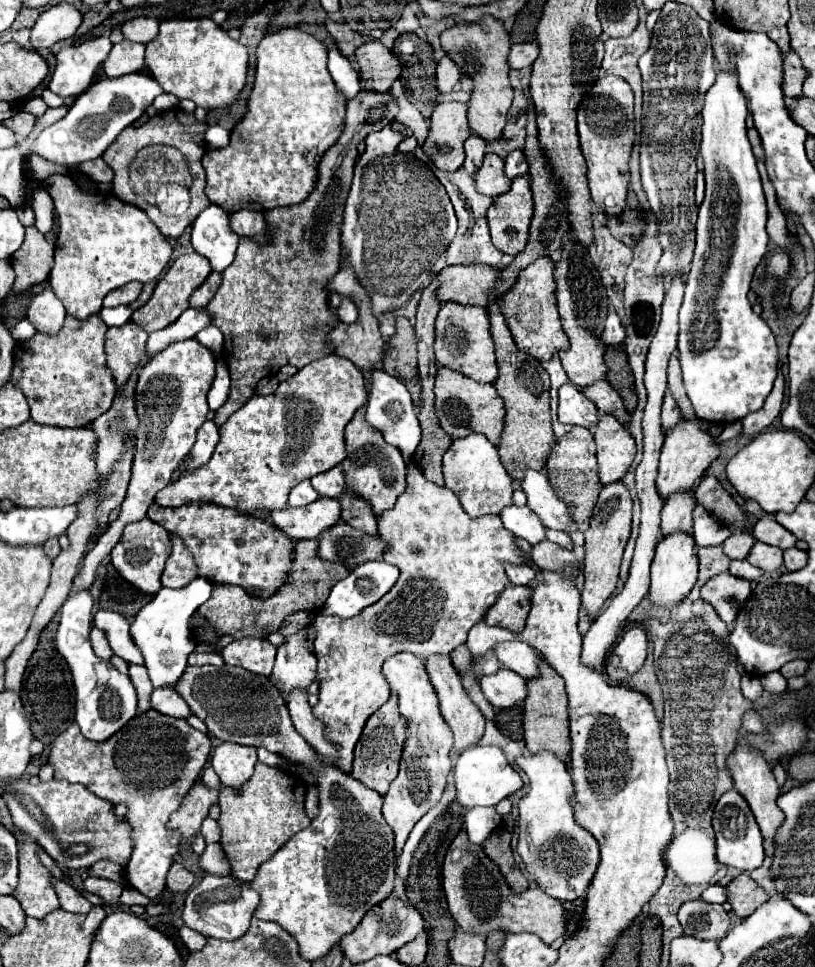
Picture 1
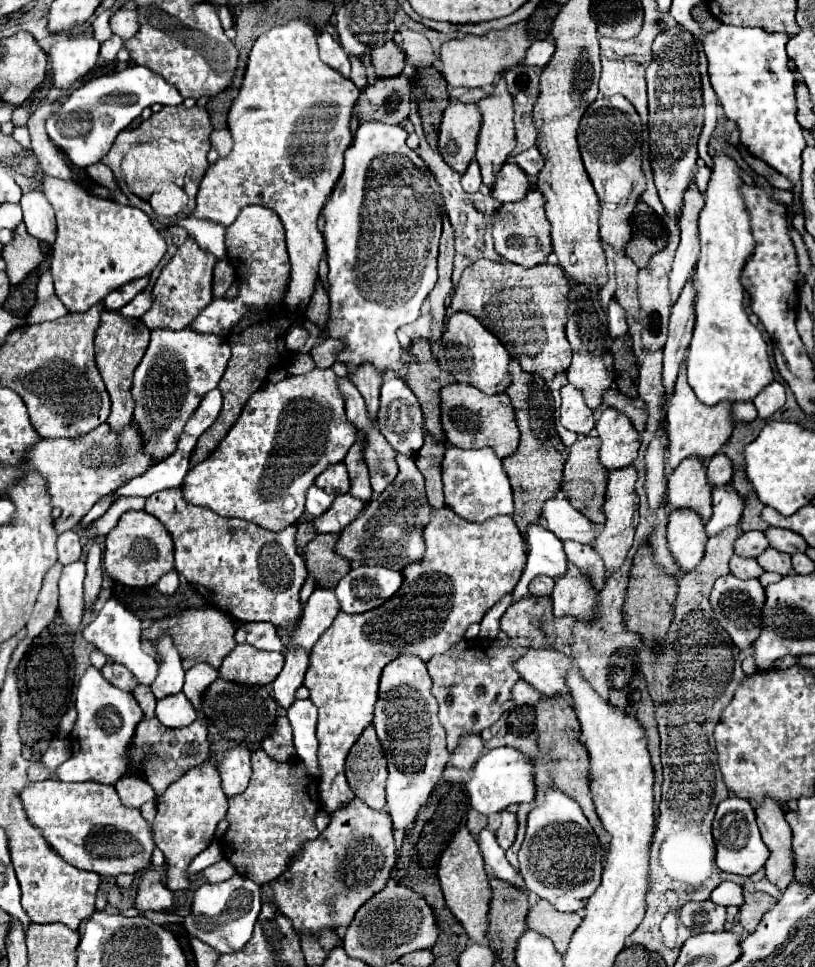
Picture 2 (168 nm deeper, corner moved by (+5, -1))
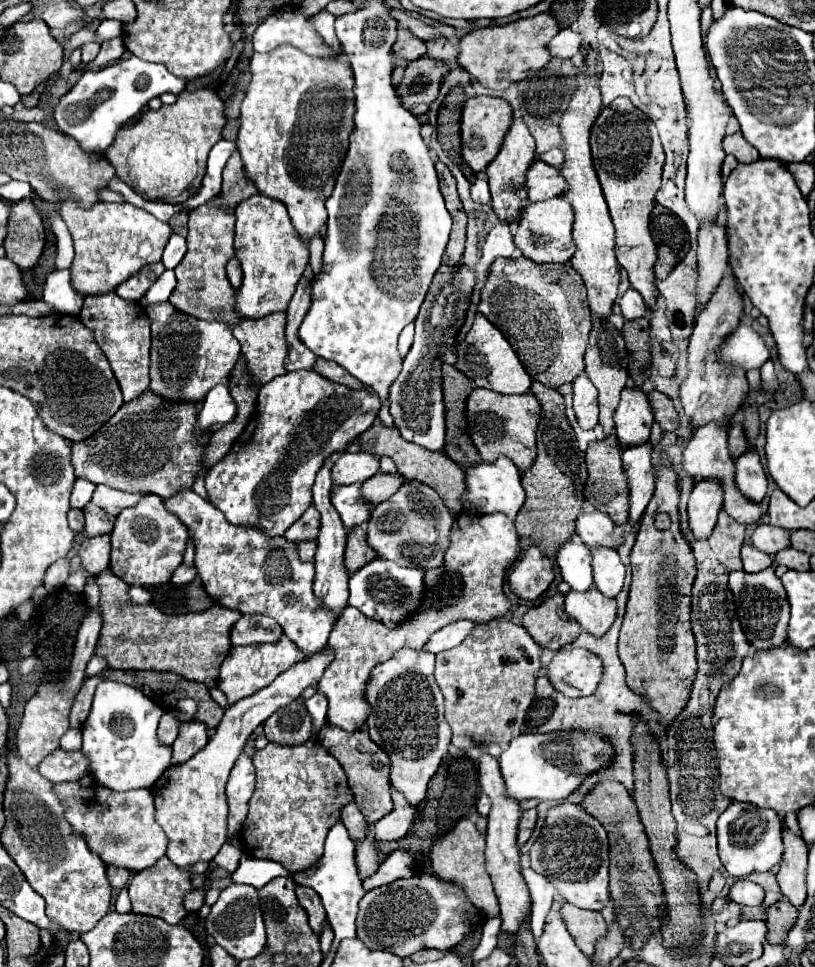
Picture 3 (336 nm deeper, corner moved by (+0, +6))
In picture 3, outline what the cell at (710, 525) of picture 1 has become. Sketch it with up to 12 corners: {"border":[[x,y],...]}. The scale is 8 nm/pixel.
{"border":[[757,449],[737,457],[735,483],[743,495],[761,503],[767,475]]}

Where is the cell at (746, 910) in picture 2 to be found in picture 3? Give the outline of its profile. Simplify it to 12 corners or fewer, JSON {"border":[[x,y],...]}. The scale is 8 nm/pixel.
{"border":[[789,901],[767,909],[767,941],[781,945],[799,911]]}

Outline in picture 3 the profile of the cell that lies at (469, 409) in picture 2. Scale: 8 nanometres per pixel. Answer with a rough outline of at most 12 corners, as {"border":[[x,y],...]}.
{"border":[[475,389],[469,435],[485,461],[531,469],[541,405],[533,393]]}

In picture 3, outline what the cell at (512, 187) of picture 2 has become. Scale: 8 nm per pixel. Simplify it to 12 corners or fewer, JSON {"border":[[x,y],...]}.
{"border":[[537,159],[527,171],[529,199],[563,197],[567,181],[557,167]]}

